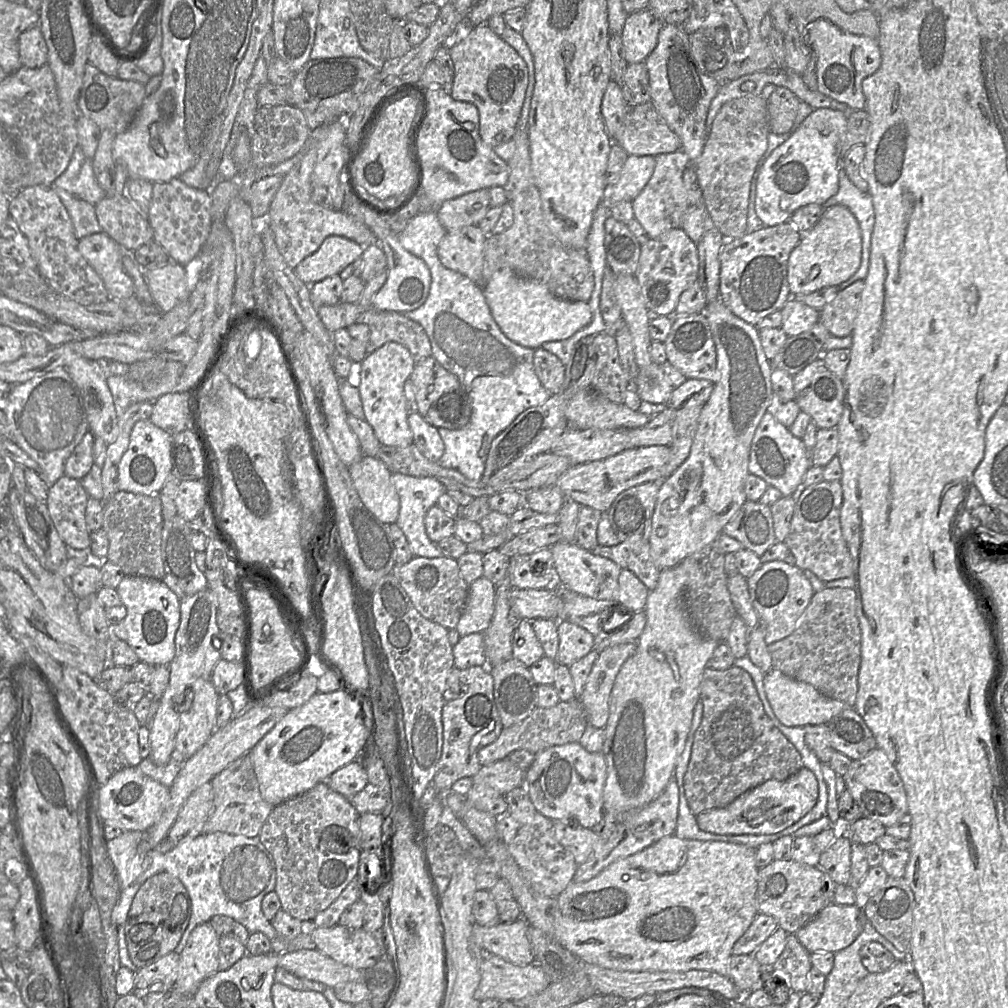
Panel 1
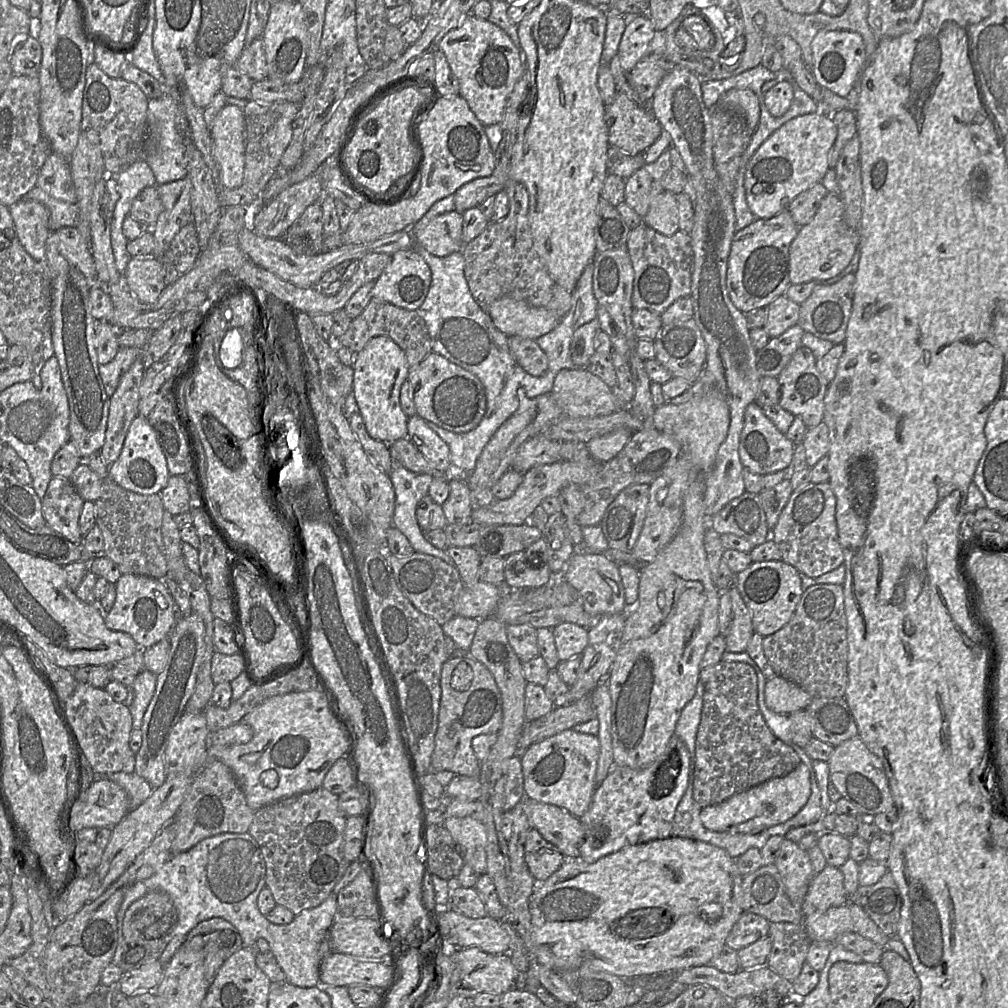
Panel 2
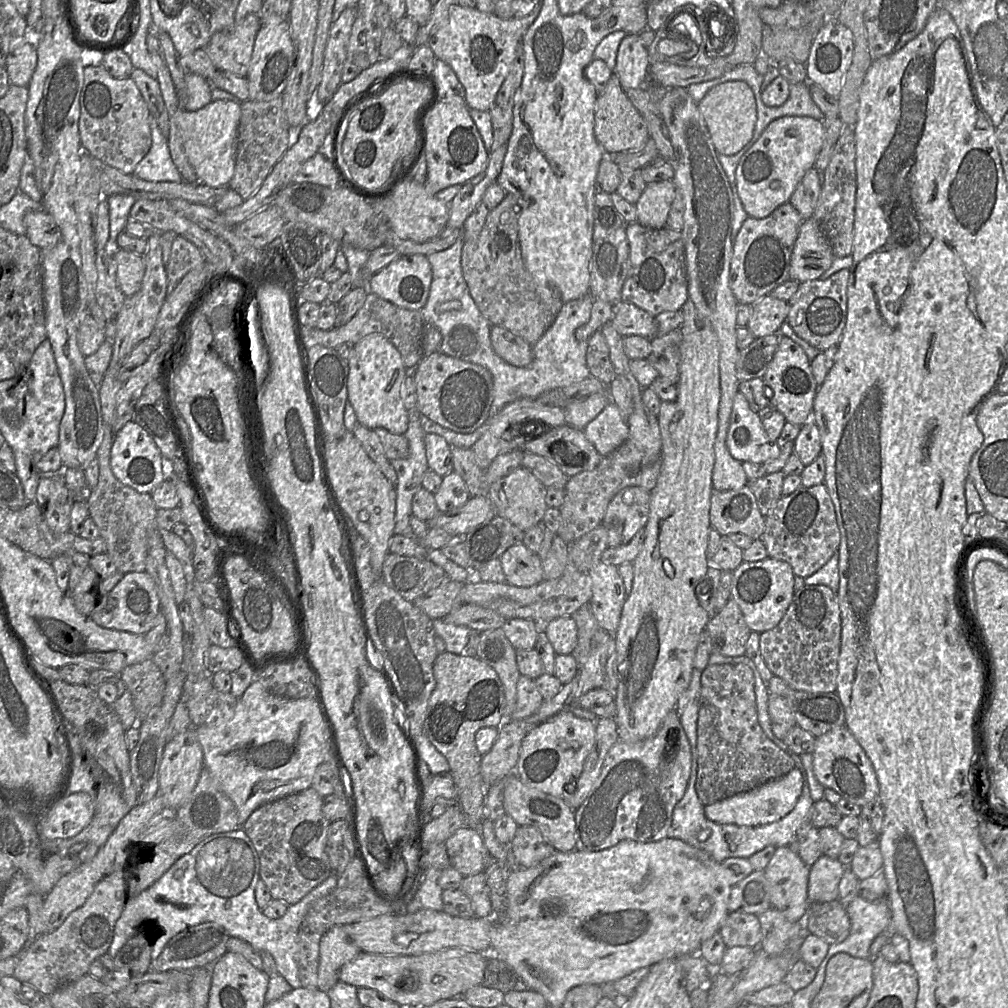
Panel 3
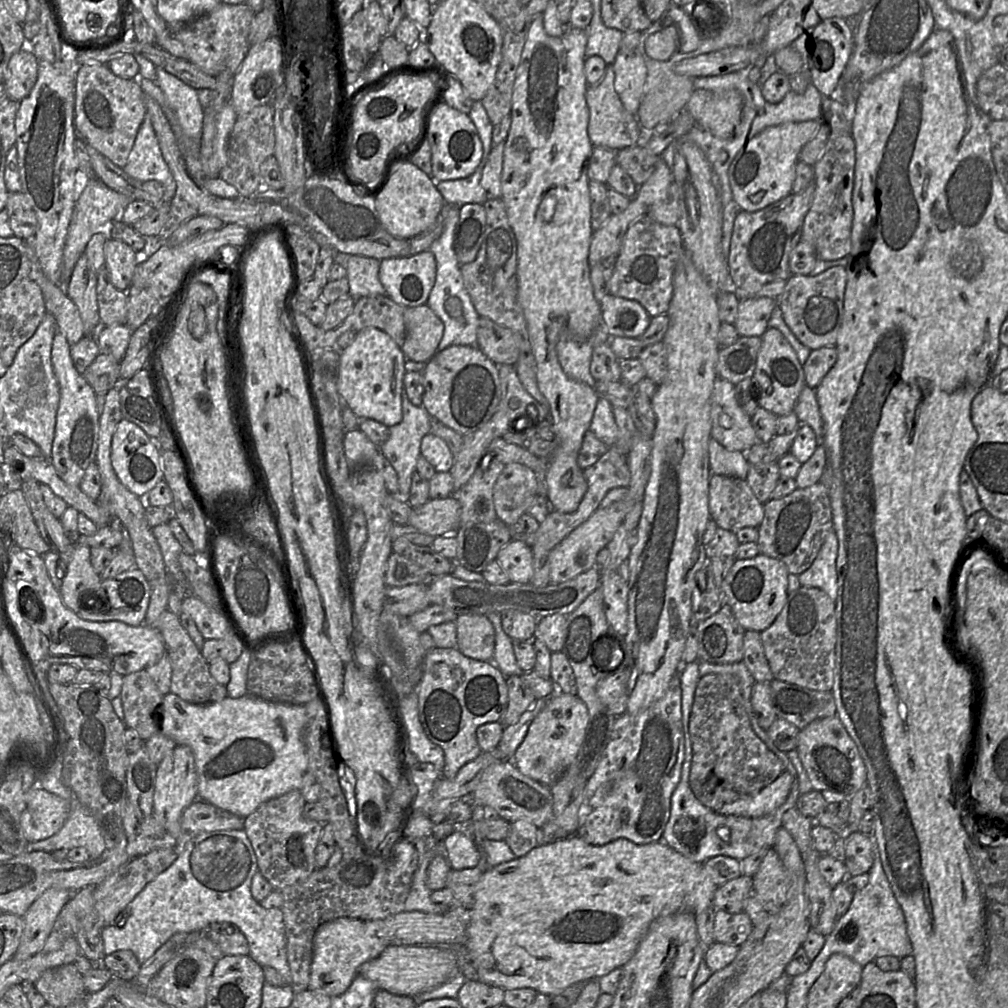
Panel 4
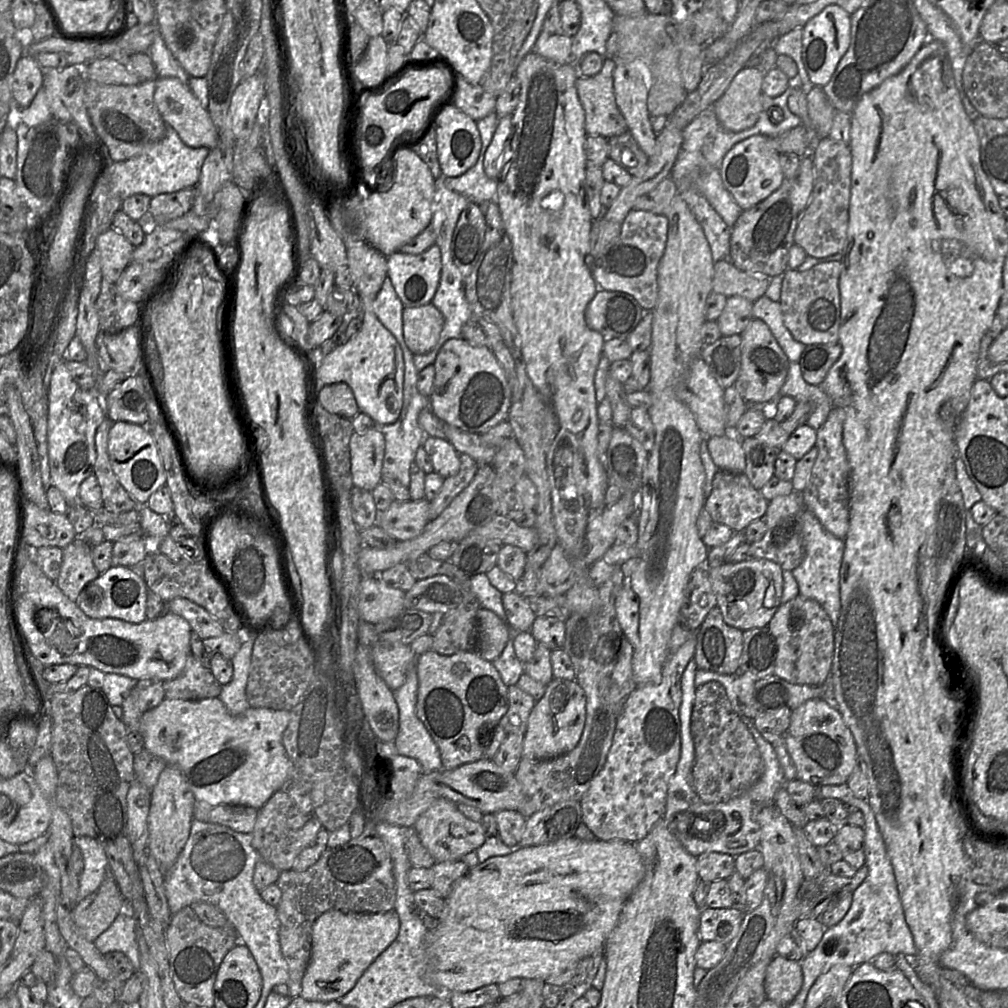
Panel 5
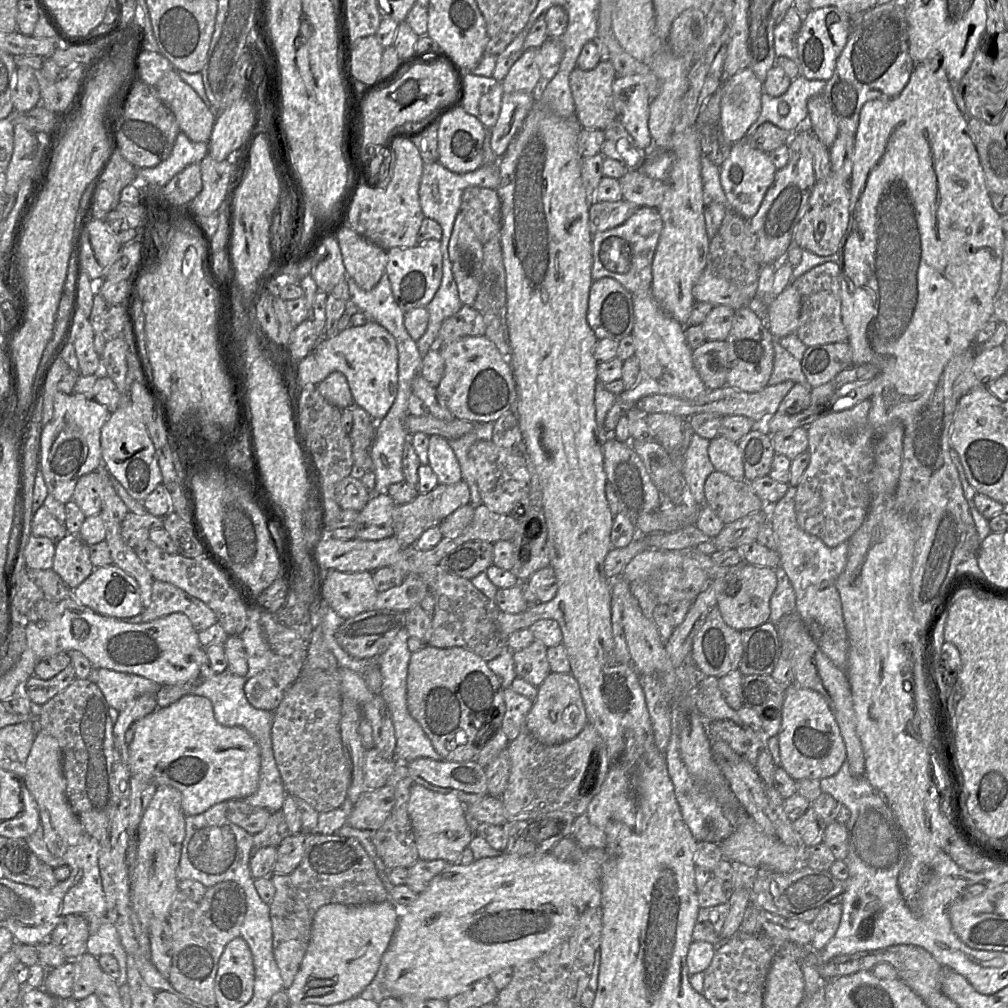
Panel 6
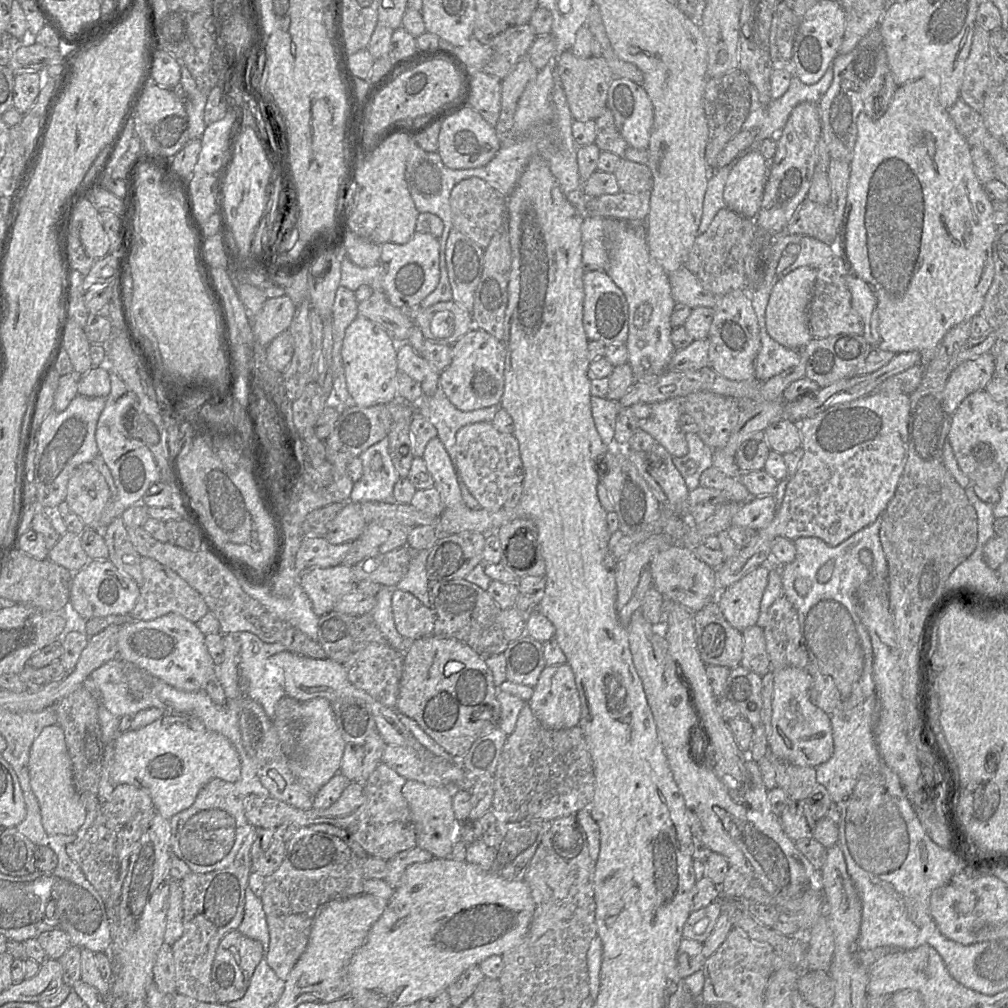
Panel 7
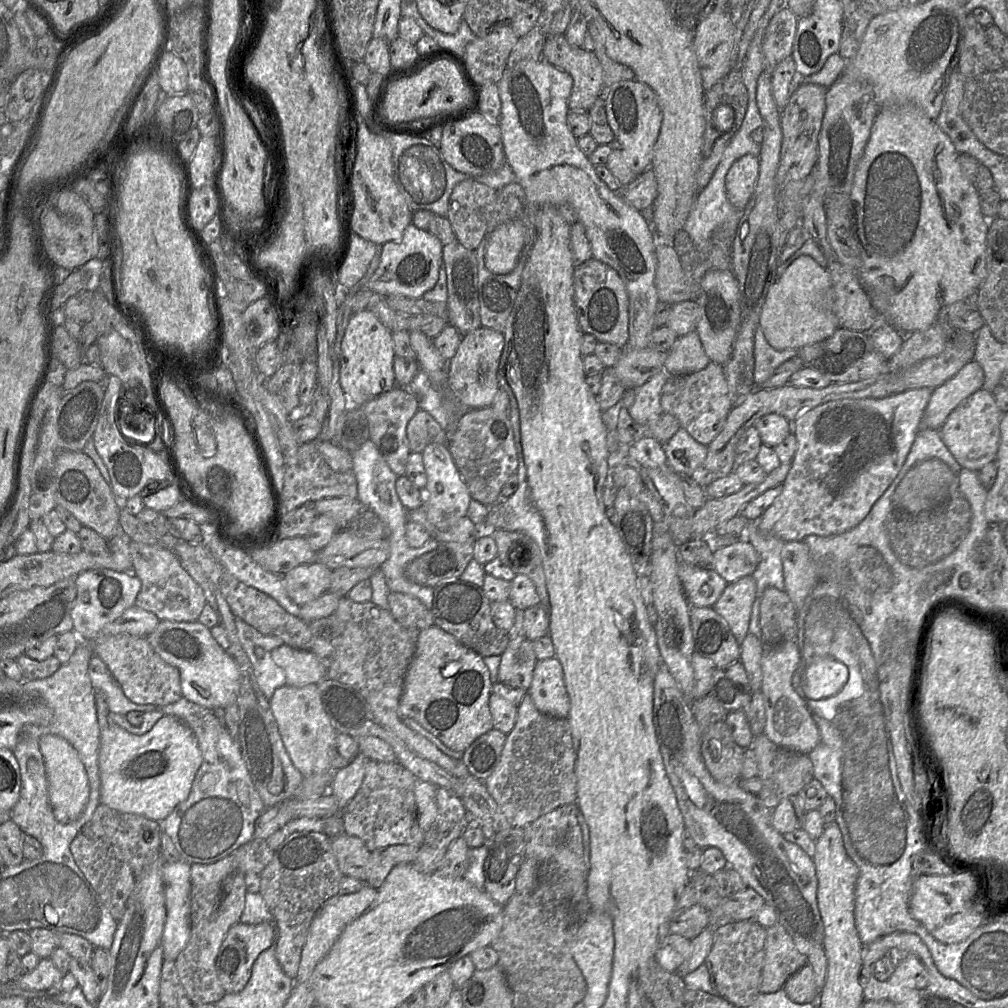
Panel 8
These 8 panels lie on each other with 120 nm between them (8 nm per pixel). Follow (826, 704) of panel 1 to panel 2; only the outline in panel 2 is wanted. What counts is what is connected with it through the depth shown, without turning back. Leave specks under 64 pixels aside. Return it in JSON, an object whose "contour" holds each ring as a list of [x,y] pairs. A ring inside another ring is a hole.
{"contour":[[[774,675],[764,688],[765,703],[774,713],[789,715],[805,709],[813,697],[797,684]]]}

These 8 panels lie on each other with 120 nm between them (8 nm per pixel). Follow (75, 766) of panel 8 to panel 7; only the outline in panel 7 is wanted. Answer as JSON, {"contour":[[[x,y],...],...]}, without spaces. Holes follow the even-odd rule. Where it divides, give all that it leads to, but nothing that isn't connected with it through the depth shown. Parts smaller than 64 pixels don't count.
{"contour":[[[57,724],[46,726],[35,738],[28,762],[30,785],[41,812],[41,821],[48,835],[72,835],[83,825],[86,817],[85,804],[73,784],[71,759],[64,732]]]}

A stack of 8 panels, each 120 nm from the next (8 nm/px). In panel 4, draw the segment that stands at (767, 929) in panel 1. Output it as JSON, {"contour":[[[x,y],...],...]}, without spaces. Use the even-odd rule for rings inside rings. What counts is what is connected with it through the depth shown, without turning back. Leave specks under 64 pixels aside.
{"contour":[[[722,910],[715,911],[714,940],[715,942],[740,946],[750,935],[753,924],[744,912],[729,913]]]}

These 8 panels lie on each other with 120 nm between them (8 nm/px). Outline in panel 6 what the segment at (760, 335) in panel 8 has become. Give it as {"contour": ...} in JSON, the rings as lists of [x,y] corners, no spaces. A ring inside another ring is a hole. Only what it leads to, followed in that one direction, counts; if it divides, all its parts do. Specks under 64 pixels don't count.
{"contour":[[[774,338],[773,349],[773,369],[768,381],[768,385],[773,386],[781,382],[790,380],[795,384],[801,384],[811,387],[803,374],[800,360],[791,355]]]}

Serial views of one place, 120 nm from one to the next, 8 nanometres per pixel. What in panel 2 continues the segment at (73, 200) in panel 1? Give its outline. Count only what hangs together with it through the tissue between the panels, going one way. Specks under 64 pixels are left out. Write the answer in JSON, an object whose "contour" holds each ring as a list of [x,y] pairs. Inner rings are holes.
{"contour":[[[34,187],[23,197],[43,204],[49,213],[49,228],[51,231],[62,227],[74,227],[78,219],[78,207],[74,203],[67,203],[55,199],[38,187]]]}

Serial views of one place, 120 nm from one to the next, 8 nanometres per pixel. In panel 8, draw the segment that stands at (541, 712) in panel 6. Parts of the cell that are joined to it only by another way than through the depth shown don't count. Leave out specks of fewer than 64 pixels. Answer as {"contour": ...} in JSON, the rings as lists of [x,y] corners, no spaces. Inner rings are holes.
{"contour":[[[556,657],[537,661],[528,693],[540,712],[557,718],[567,718],[570,700],[563,669]]]}

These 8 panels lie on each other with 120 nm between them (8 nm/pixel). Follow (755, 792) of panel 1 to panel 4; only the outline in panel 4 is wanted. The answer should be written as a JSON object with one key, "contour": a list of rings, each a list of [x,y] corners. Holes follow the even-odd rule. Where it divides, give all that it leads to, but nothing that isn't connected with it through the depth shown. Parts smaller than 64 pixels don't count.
{"contour":[[[784,771],[774,782],[754,796],[725,804],[717,812],[722,815],[737,815],[749,818],[762,817],[780,807],[787,799],[794,777]]]}

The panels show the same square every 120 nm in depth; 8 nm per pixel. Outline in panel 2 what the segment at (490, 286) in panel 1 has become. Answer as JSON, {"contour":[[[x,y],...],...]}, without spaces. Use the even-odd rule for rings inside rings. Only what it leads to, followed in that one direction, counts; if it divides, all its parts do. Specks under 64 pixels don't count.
{"contour":[[[510,297],[494,301],[487,313],[495,327],[506,336],[532,340],[552,331],[562,319],[544,308],[532,307]]]}

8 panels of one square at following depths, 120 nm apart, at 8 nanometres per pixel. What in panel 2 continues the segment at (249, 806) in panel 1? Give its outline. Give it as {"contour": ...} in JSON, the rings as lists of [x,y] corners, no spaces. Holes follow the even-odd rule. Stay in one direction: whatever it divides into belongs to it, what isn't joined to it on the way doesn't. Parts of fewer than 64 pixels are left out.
{"contour":[[[219,760],[206,764],[194,777],[183,803],[173,819],[175,837],[171,854],[185,852],[205,838],[223,833],[246,833],[254,813],[246,803],[231,769]]]}

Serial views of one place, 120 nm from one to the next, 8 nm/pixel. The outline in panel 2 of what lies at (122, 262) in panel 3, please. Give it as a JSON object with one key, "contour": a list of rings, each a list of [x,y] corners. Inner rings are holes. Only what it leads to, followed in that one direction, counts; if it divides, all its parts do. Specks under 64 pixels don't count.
{"contour":[[[154,256],[131,257],[124,281],[139,300],[154,303],[167,286],[164,262]]]}

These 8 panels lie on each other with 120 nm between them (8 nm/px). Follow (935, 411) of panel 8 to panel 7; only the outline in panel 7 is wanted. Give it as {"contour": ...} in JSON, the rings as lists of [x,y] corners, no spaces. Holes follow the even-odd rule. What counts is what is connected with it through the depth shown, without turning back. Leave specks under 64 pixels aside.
{"contour":[[[989,352],[955,367],[943,392],[947,414],[952,416],[968,395],[985,389],[994,376],[995,358]]]}

